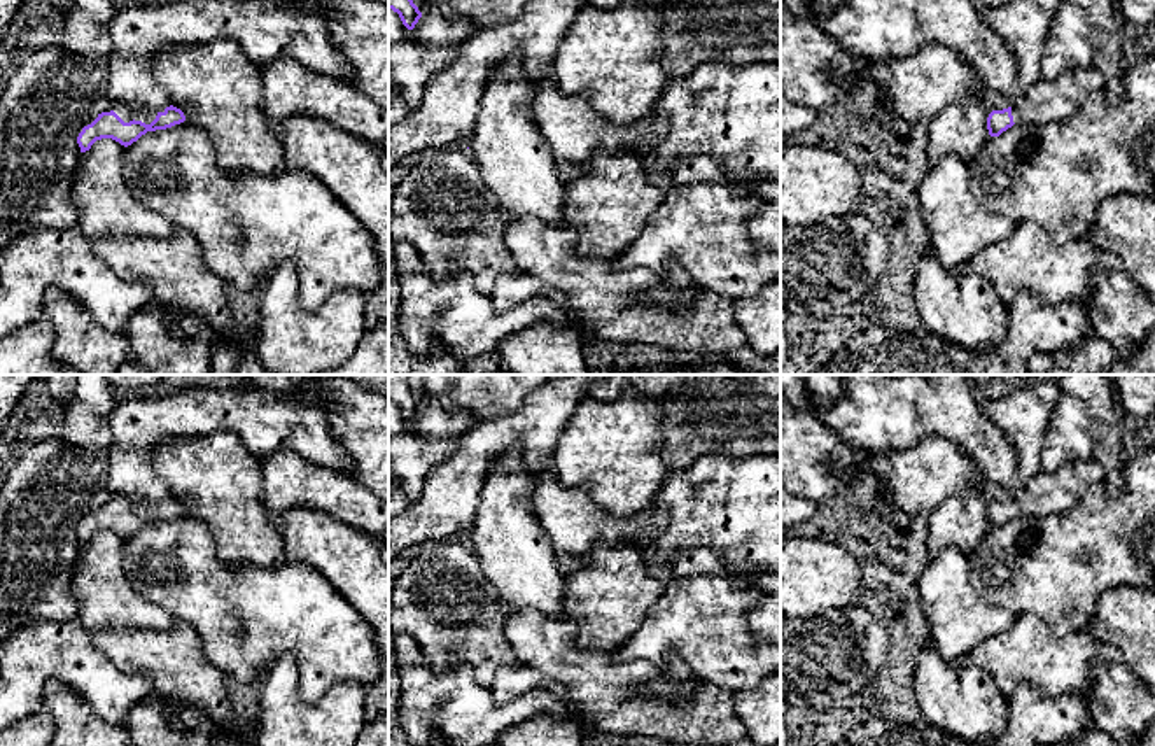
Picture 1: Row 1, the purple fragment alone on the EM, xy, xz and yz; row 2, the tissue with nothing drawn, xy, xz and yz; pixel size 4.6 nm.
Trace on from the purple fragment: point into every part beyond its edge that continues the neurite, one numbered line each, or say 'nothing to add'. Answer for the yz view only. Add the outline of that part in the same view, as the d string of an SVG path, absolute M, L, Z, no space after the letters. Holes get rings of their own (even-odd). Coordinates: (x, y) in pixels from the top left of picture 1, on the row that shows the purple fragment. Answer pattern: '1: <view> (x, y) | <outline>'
1: yz (1043, 102) | M1097 67L1066 72L1052 81L1029 86L1012 105L1015 124L1045 126L1069 119L1085 98L1102 88Z

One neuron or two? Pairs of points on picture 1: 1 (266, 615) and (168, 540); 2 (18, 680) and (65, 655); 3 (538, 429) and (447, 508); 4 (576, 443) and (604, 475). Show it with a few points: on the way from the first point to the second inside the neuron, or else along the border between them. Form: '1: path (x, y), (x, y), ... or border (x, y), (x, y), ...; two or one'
1: path (242, 601), (193, 552); one
2: path (30, 671), (46, 655), (53, 655); one
3: path (510, 429), (457, 480); one
4: path (583, 450), (601, 468); one

